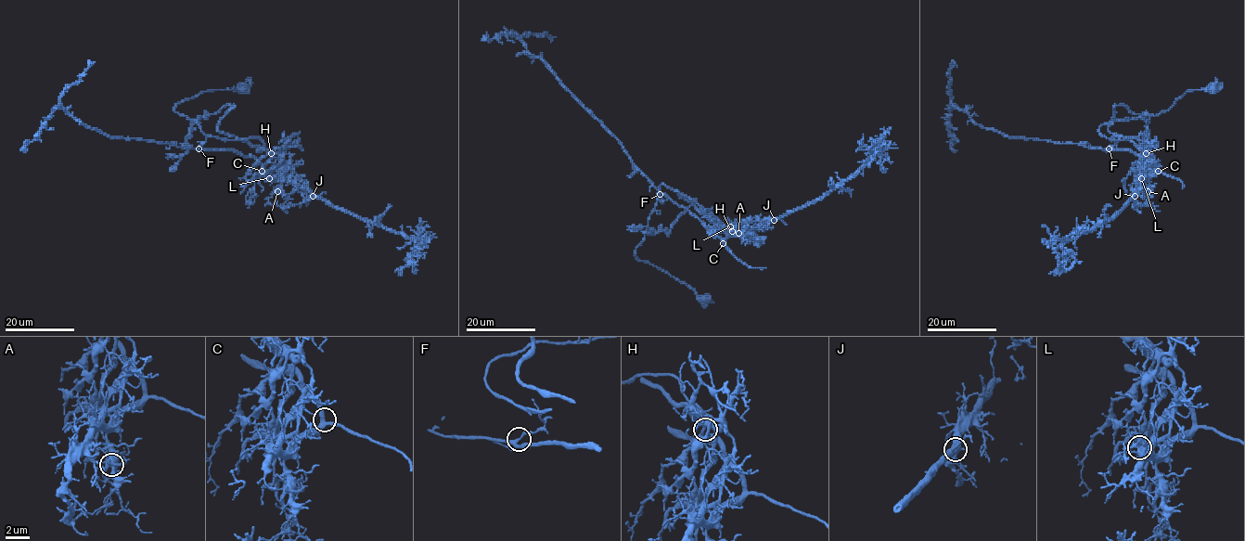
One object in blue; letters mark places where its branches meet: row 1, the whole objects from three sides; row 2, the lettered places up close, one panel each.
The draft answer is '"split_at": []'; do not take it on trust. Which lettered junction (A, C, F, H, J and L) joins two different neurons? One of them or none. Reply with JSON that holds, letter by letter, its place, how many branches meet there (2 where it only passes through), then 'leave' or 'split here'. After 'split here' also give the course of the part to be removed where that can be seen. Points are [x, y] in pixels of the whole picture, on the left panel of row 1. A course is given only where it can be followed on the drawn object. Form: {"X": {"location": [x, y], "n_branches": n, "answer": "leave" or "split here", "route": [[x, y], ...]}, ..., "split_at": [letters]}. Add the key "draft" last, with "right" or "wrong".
{"A": {"location": [277, 191], "n_branches": 5, "answer": "leave"}, "C": {"location": [262, 171], "n_branches": 3, "answer": "leave"}, "F": {"location": [198, 148], "n_branches": 3, "answer": "leave"}, "H": {"location": [271, 153], "n_branches": 3, "answer": "leave"}, "J": {"location": [313, 196], "n_branches": 3, "answer": "leave"}, "L": {"location": [269, 178], "n_branches": 3, "answer": "split here", "route": [[269, 177], [284, 151], [272, 153], [259, 137], [209, 136], [174, 108], [206, 91], [236, 89], [250, 77]]}, "split_at": ["L"], "draft": "wrong"}

